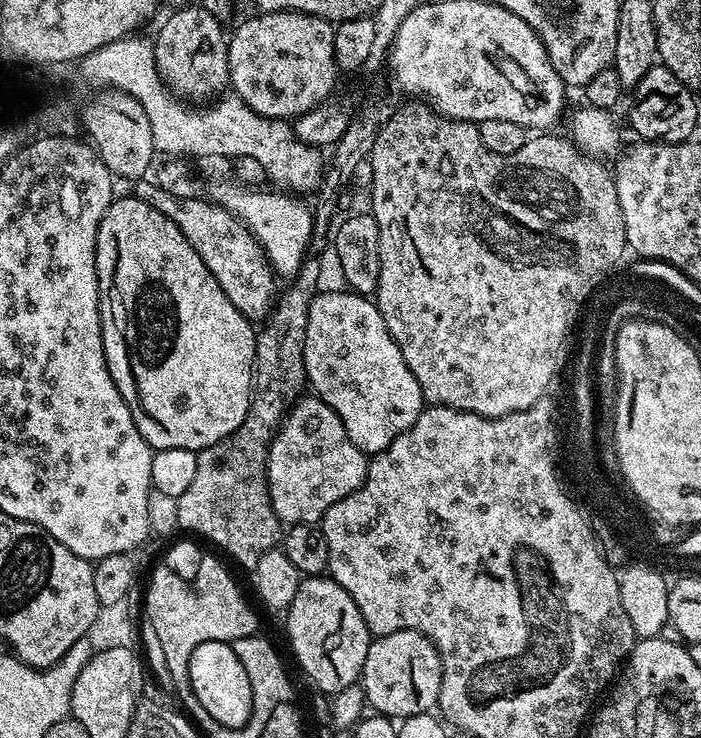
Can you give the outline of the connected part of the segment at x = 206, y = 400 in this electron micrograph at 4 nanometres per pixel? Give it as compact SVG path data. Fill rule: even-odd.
M129 194L121 198L113 199L112 205L106 210L102 222L98 226L96 235L96 273L100 283L100 325L102 326L102 342L104 343L104 353L106 362L110 370L110 378L114 386L122 394L122 398L128 404L132 412L134 422L138 426L138 434L154 450L162 448L188 448L191 452L197 453L201 448L214 446L222 438L226 438L242 422L248 413L248 407L252 401L252 367L254 366L254 350L256 349L257 329L253 321L244 316L230 302L214 278L207 269L206 262L194 250L187 238L182 234L182 230L166 216L141 200L135 194Z

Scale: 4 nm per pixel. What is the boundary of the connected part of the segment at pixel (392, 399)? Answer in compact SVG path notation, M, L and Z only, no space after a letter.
M320 290L312 297L304 365L311 391L335 410L354 446L375 454L415 422L426 401L375 302L359 292L343 291Z

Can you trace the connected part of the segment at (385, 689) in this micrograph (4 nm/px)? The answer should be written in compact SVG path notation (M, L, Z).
M402 630L377 635L368 646L362 687L373 713L389 718L431 713L440 698L440 656L436 647L420 632Z

